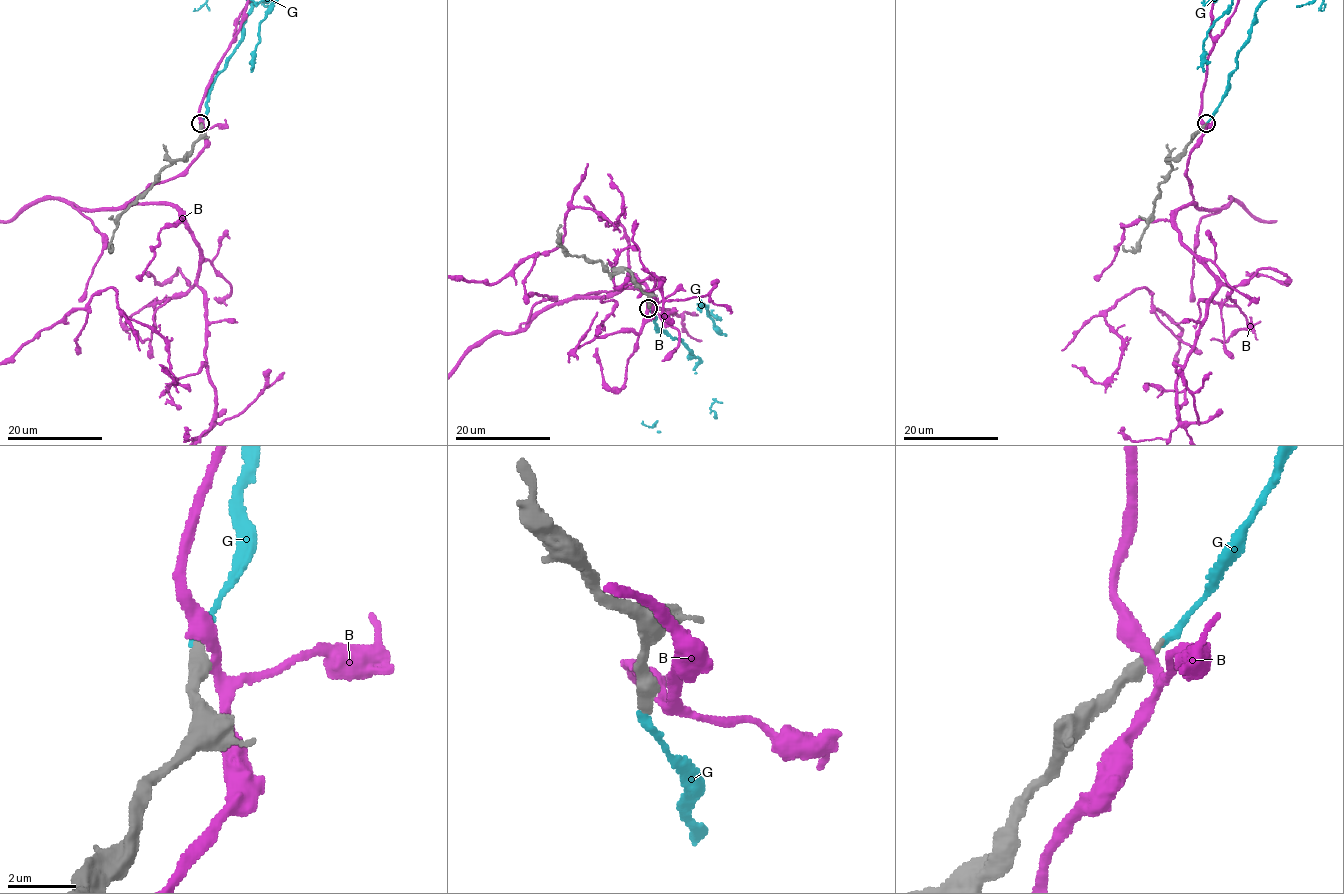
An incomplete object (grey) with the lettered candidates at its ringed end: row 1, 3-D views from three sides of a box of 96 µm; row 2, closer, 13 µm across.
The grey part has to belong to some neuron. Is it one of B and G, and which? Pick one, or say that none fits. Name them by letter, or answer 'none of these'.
G

